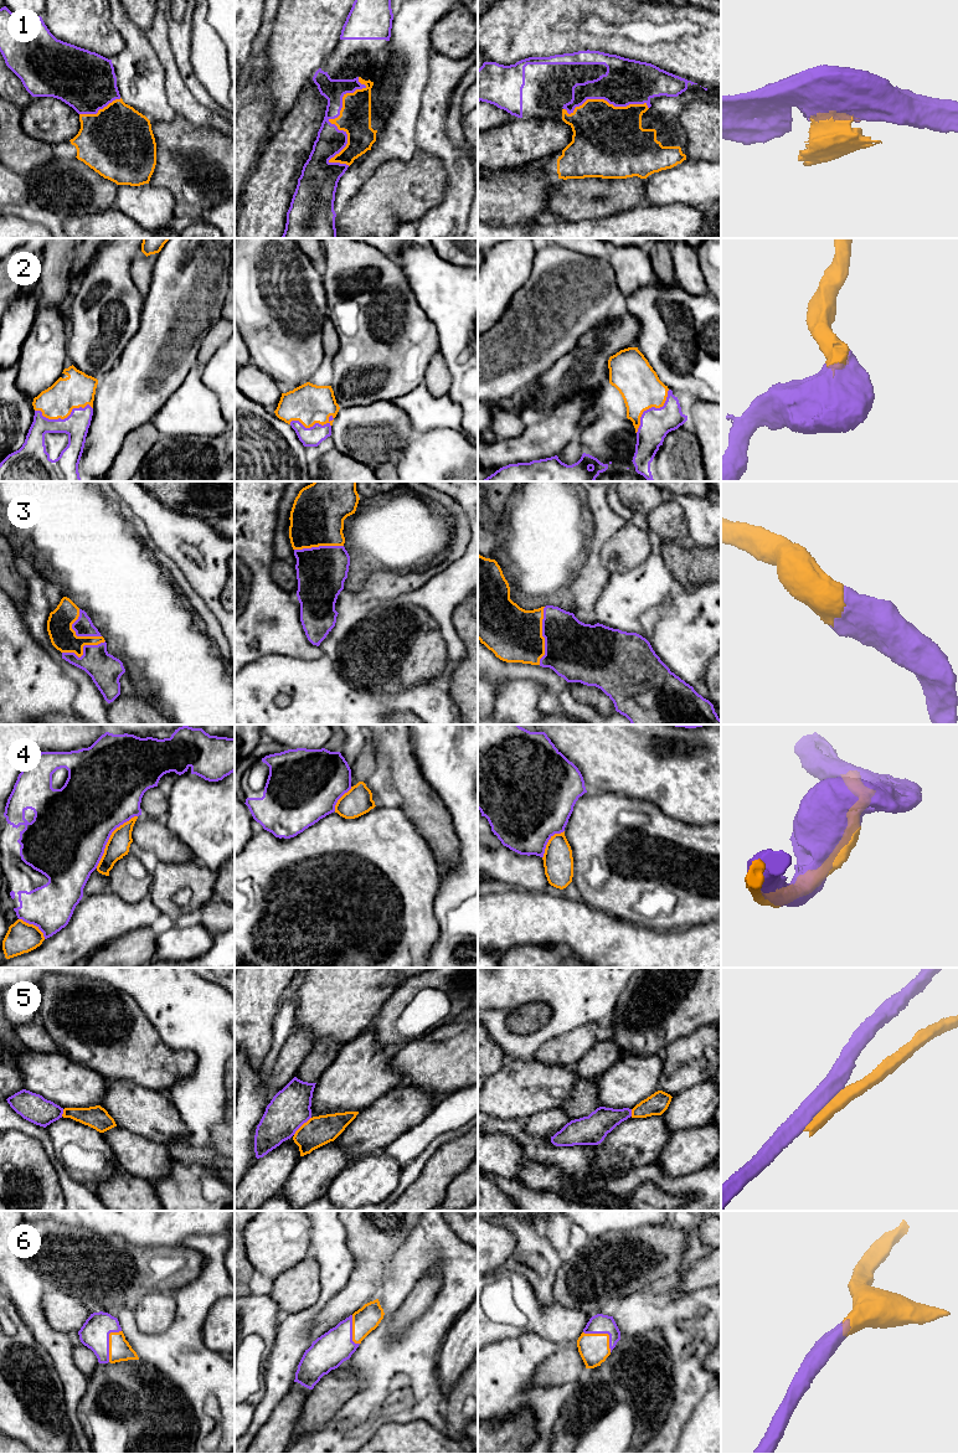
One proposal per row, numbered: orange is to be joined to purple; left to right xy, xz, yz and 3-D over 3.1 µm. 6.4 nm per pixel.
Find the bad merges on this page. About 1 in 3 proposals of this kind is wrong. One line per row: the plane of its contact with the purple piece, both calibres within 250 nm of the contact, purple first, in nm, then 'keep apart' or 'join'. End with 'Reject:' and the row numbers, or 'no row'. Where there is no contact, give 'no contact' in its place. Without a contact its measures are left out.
1: contact in xz; calibres 180 and 200 nm; keep apart
2: contact in xy; calibres 160 and 220 nm; join
3: contact in yz; calibres 380 and 360 nm; join
4: contact in xy; calibres 500 and 150 nm; keep apart
5: contact in xz; calibres 260 and 190 nm; keep apart
6: contact in yz; calibres 130 and 190 nm; join
Reject: 1, 4, 5

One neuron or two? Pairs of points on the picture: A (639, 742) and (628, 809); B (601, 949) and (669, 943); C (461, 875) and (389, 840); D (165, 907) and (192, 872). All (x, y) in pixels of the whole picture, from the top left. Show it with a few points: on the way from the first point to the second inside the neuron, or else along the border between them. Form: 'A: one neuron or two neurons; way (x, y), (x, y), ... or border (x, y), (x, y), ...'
A: two neurons; border (602, 790), (645, 799), (658, 808)
B: one neuron; way (618, 949), (652, 949)
C: two neurons; border (441, 867), (439, 887), (434, 896)
D: one neuron; way (165, 897), (183, 877)

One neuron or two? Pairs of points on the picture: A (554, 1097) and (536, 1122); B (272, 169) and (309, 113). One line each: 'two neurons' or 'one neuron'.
A: two neurons
B: one neuron

